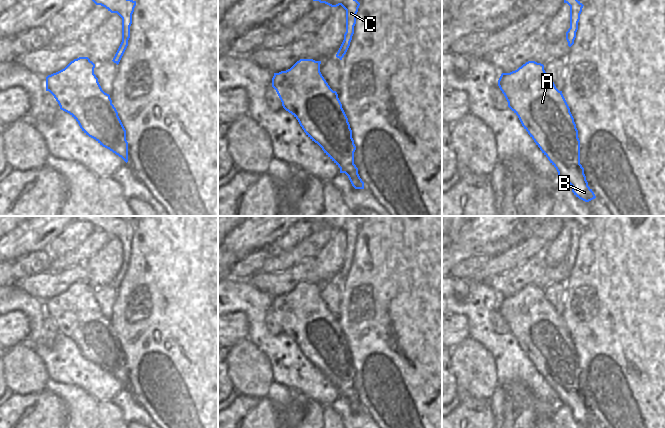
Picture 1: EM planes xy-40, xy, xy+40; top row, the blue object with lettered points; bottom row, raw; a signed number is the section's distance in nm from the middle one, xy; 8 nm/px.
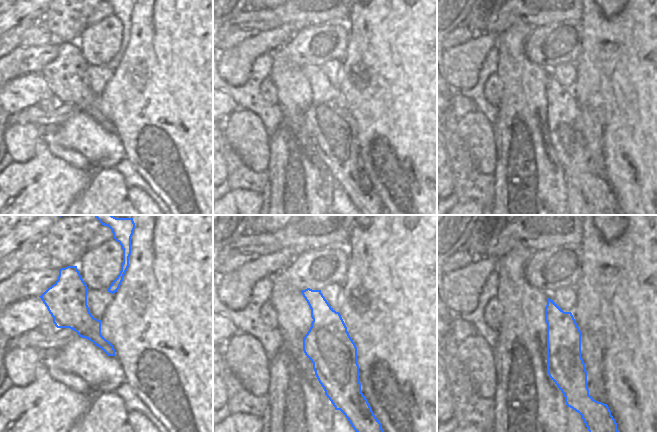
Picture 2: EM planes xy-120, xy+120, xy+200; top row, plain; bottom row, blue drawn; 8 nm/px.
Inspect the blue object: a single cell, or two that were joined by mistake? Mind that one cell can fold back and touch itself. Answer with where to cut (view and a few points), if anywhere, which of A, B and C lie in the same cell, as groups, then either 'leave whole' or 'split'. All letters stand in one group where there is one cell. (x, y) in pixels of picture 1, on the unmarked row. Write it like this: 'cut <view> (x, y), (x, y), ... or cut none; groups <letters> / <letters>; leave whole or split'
cut xy-40 (72, 285), (66, 291); groups A B / C; split

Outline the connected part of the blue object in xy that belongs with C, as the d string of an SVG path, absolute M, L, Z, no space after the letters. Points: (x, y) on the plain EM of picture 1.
M308 216L305 221L309 221L313 225L325 227L331 231L341 229L346 234L346 256L344 258L344 264L336 278L336 281L342 284L354 258L356 238L360 227L348 216Z

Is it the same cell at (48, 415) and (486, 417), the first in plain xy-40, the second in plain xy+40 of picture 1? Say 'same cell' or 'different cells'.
same cell

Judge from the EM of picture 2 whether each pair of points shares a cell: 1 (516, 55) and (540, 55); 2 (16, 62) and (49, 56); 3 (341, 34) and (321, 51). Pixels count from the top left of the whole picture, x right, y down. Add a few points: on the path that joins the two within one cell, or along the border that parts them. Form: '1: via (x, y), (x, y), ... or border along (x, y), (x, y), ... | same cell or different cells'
1: border along (530, 32), (525, 43), (525, 54), (544, 69) | different cells
2: via (24, 59), (41, 56) | same cell
3: via (336, 34), (324, 46) | same cell

